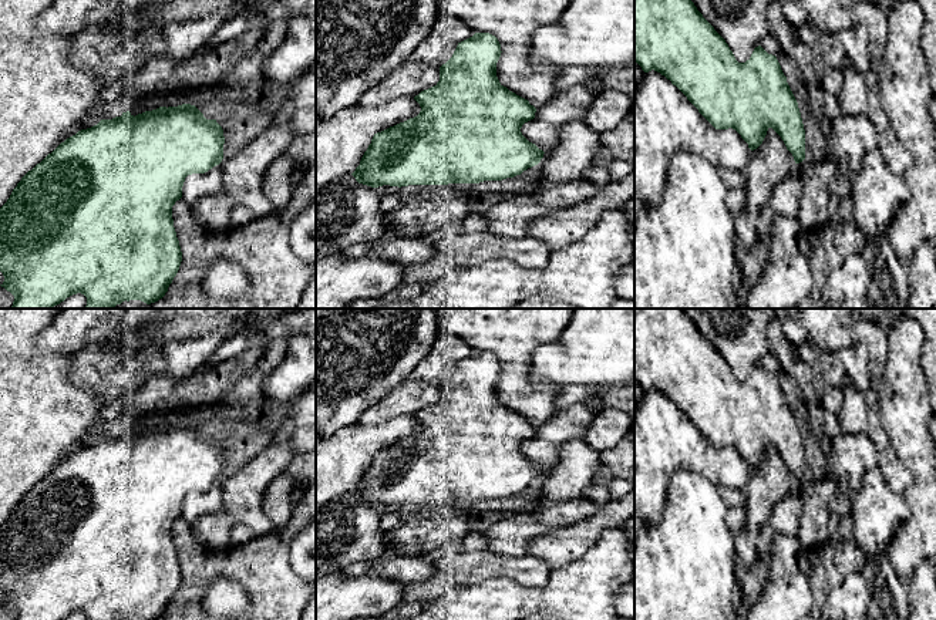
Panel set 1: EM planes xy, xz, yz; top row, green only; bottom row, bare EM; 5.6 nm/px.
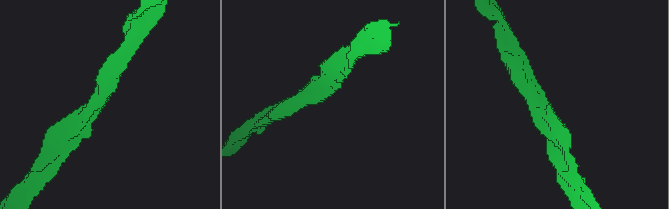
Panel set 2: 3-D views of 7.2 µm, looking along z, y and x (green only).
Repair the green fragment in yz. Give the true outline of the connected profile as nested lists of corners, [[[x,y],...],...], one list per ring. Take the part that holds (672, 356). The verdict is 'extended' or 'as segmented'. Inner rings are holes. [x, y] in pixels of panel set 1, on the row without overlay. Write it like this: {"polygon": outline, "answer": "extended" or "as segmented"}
{"polygon": [[[634,309],[634,381],[644,391],[654,388],[670,398],[716,448],[735,448],[751,469],[762,462],[767,449],[772,447],[795,482],[805,478],[801,431],[777,375],[758,364],[745,381],[738,381],[725,358],[703,336],[684,309]]], "answer": "as segmented"}

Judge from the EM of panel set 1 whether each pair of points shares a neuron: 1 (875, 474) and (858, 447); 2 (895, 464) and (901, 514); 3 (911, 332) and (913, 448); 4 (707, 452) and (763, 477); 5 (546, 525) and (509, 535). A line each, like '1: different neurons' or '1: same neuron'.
1: different neurons
2: different neurons
3: same neuron
4: different neurons
5: same neuron

